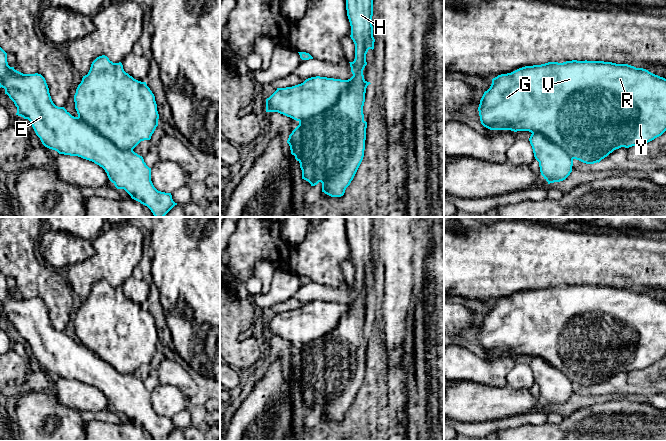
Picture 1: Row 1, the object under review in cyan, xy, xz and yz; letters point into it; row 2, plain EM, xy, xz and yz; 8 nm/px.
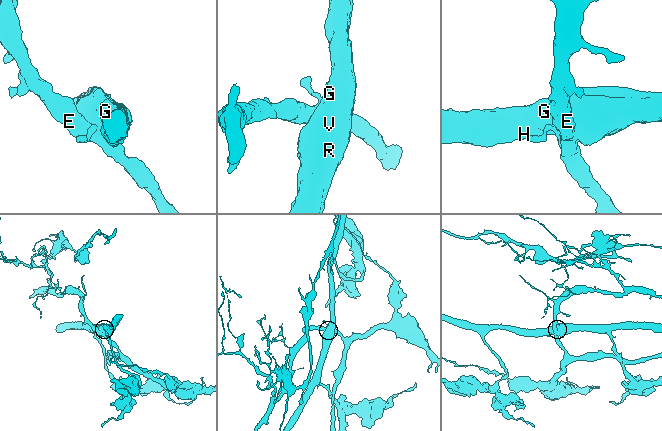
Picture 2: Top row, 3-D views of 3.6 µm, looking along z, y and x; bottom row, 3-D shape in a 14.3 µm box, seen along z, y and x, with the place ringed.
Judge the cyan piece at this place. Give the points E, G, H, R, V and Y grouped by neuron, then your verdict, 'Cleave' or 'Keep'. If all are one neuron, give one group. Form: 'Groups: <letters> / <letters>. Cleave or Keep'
Groups: E / G H R V Y. Cleave

